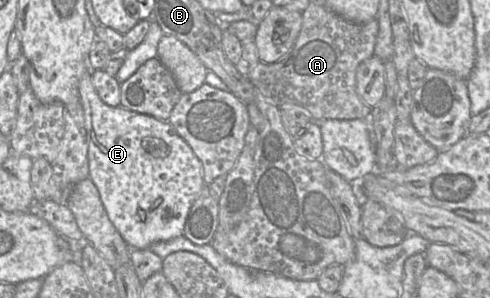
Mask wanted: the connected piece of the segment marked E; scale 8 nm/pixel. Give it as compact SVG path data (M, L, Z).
M86 69L79 82L80 103L88 133L89 178L96 186L107 215L130 249L148 249L158 241L182 236L194 201L206 185L202 163L187 142L168 121L124 107L112 107L99 97L92 83L91 69Z

